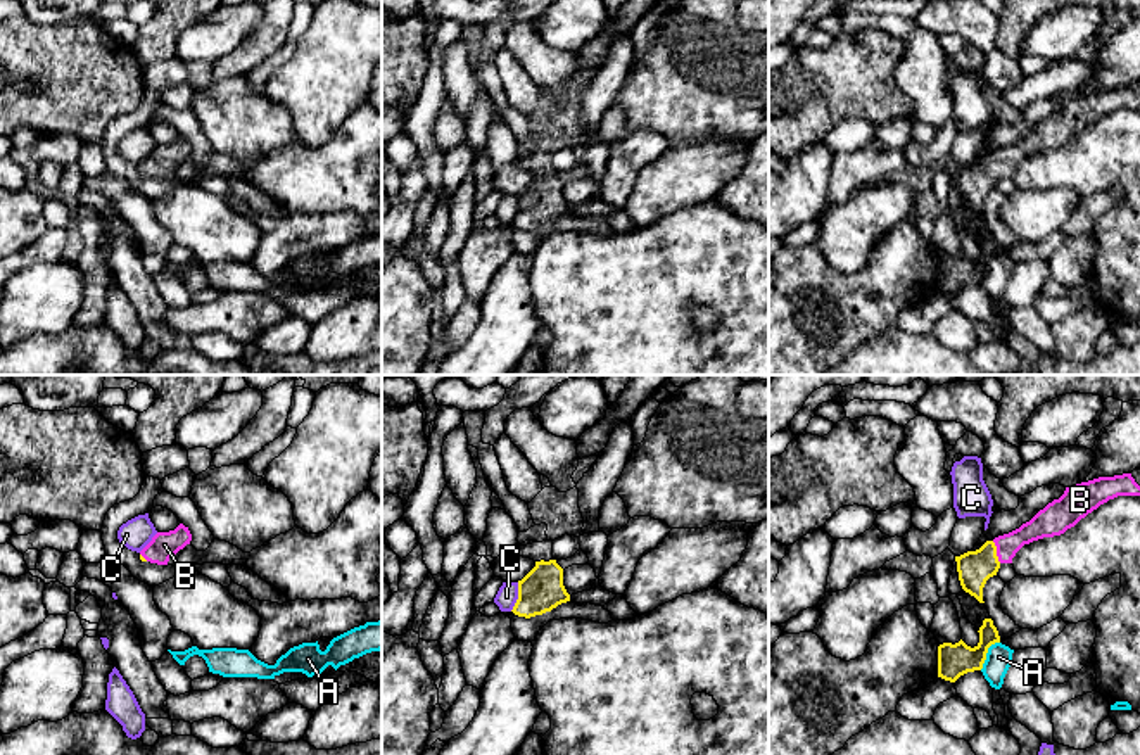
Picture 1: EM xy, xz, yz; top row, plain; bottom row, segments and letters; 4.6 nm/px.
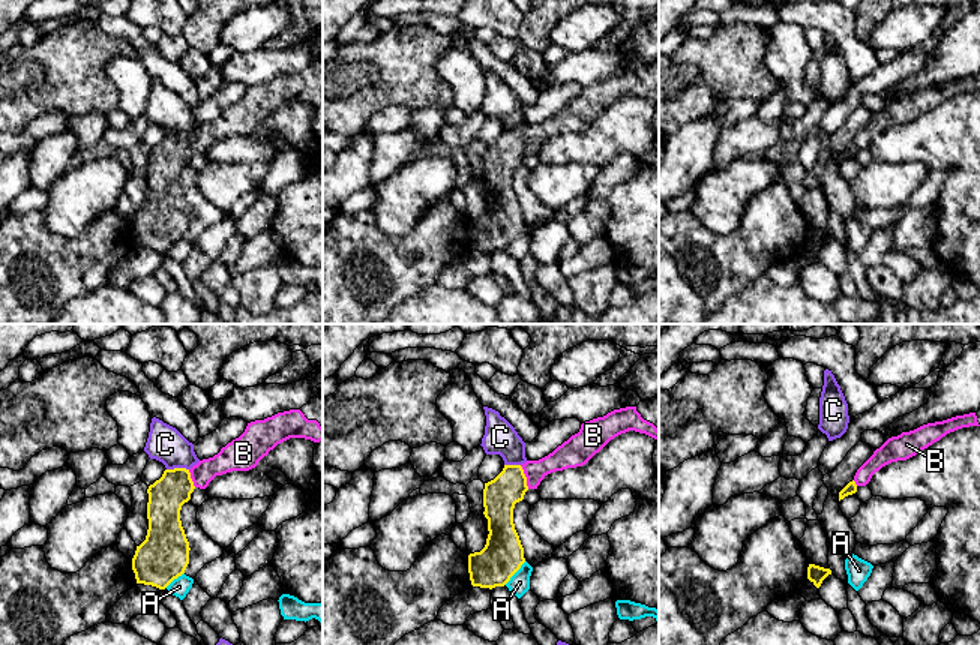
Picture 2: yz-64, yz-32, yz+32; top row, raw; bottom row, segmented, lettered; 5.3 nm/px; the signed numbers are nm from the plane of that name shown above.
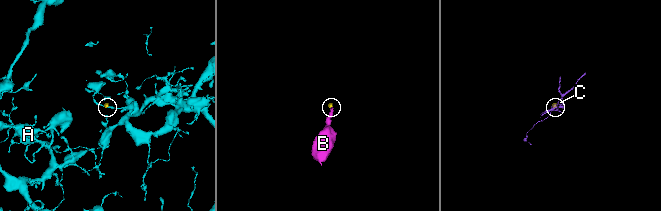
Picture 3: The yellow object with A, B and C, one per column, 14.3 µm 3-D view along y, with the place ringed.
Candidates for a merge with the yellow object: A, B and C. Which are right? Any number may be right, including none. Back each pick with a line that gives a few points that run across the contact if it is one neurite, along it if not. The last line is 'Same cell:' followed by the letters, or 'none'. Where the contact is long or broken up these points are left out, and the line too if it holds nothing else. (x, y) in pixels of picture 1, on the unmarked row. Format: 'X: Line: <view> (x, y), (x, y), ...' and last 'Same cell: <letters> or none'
B: Line: yz (975, 180), (995, 164), (1040, 139)
Same cell: B

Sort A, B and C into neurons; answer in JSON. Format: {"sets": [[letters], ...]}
{"sets": [["A"], ["B"], ["C"]]}

